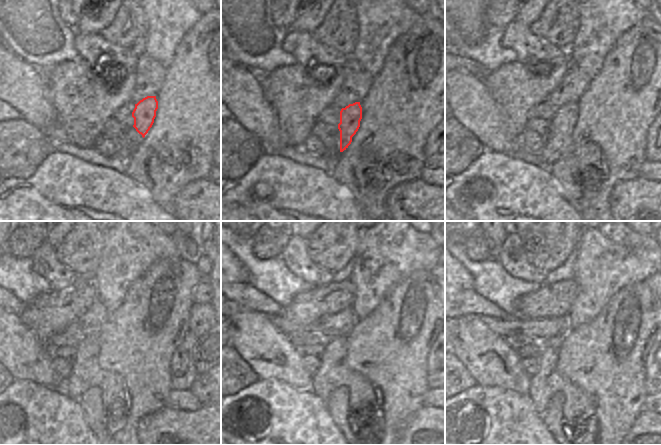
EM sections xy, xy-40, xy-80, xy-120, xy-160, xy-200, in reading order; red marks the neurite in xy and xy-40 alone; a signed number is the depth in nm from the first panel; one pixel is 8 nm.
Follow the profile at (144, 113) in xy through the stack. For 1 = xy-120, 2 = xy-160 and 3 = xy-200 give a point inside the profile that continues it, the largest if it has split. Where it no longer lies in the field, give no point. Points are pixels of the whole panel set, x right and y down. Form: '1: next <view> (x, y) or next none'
1: next xy-120 (113, 359)
2: next xy-160 (332, 369)
3: next xy-200 (544, 385)

